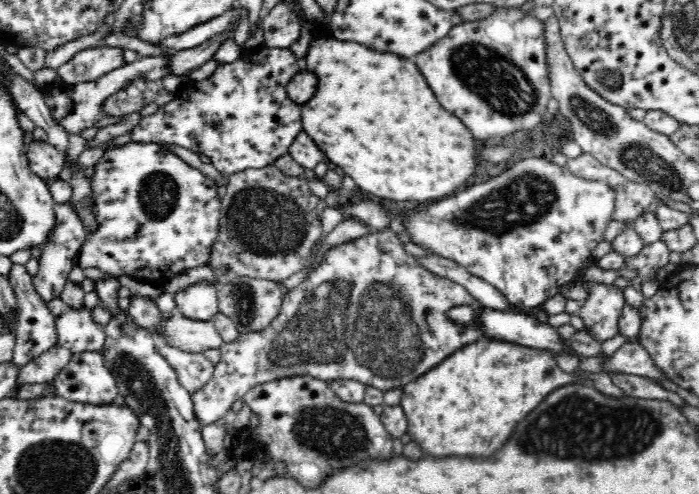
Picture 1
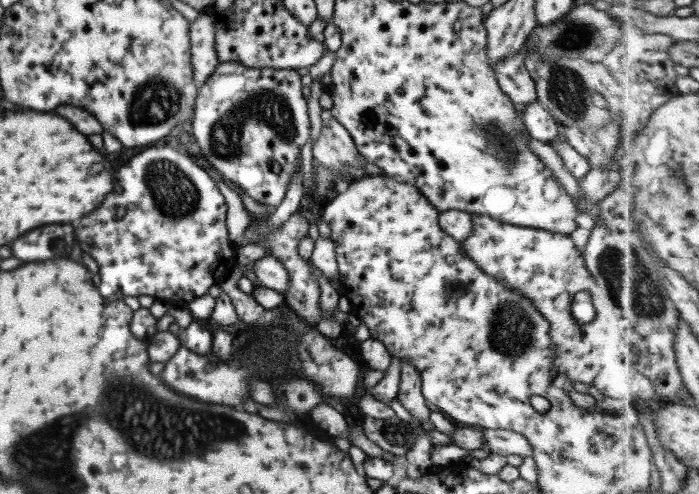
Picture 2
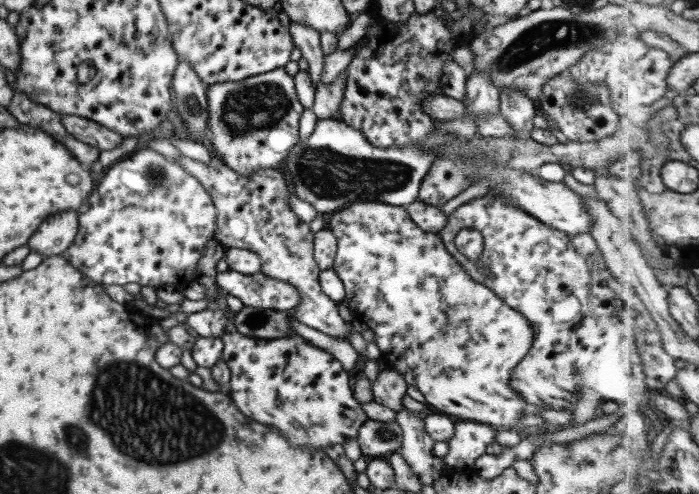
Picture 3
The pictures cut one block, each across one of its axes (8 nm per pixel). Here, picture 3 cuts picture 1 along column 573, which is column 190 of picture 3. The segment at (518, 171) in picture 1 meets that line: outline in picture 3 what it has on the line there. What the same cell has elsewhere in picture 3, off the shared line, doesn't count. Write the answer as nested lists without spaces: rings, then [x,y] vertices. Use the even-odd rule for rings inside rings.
[[[149,148],[137,149],[124,160],[119,160],[112,164],[98,187],[90,193],[84,204],[78,208],[78,216],[80,218],[79,228],[77,236],[74,238],[74,243],[68,246],[68,249],[60,256],[71,266],[80,270],[81,274],[88,276],[92,281],[100,285],[118,284],[118,286],[124,286],[124,284],[136,282],[140,286],[152,286],[154,289],[164,285],[173,285],[178,292],[182,293],[190,282],[198,281],[197,265],[202,259],[204,248],[210,240],[215,239],[218,231],[216,207],[212,202],[210,193],[202,186],[202,183],[193,174],[188,173],[176,160],[167,160],[162,154]]]

